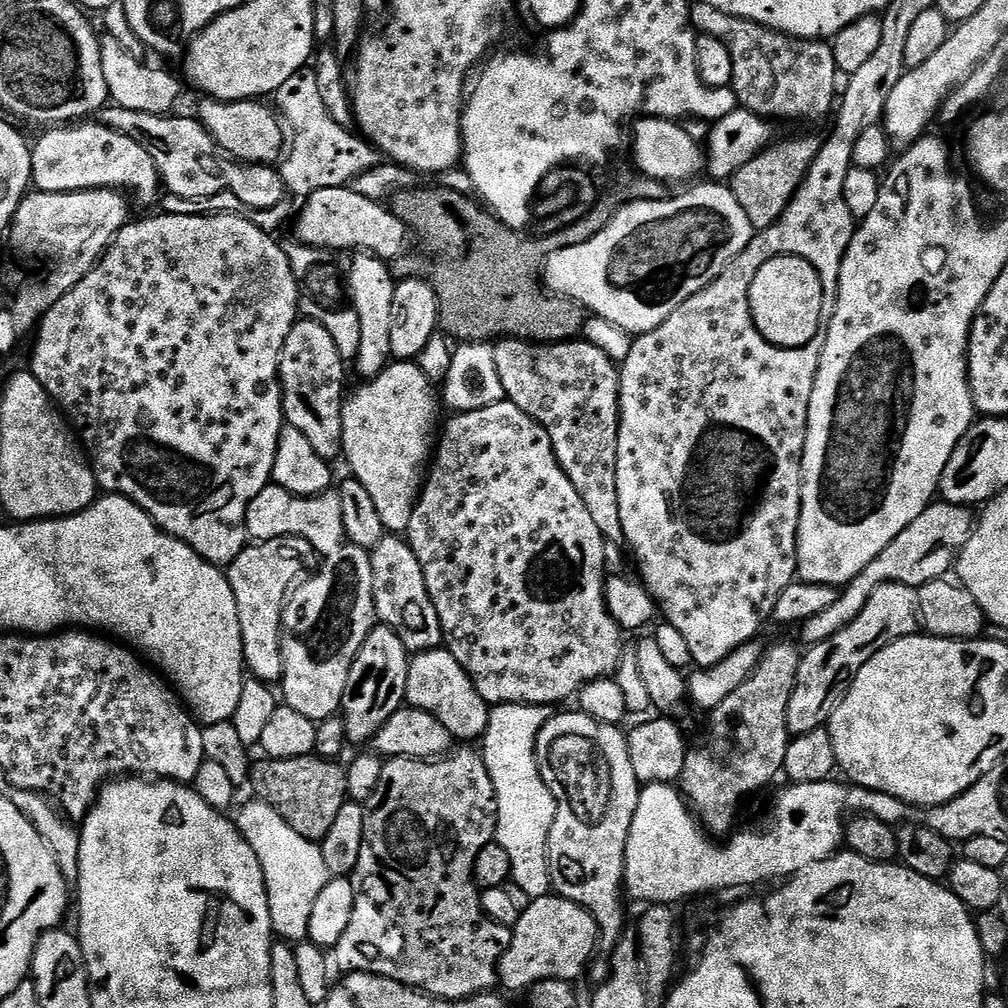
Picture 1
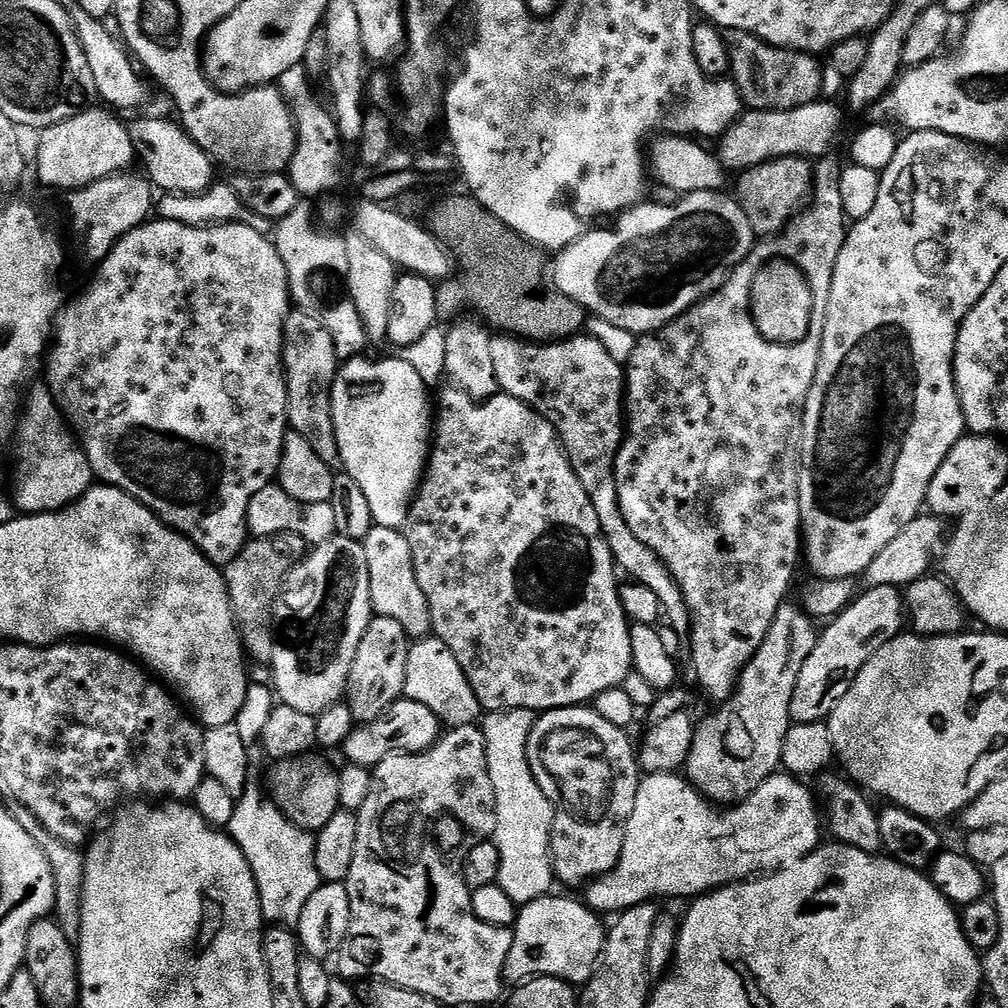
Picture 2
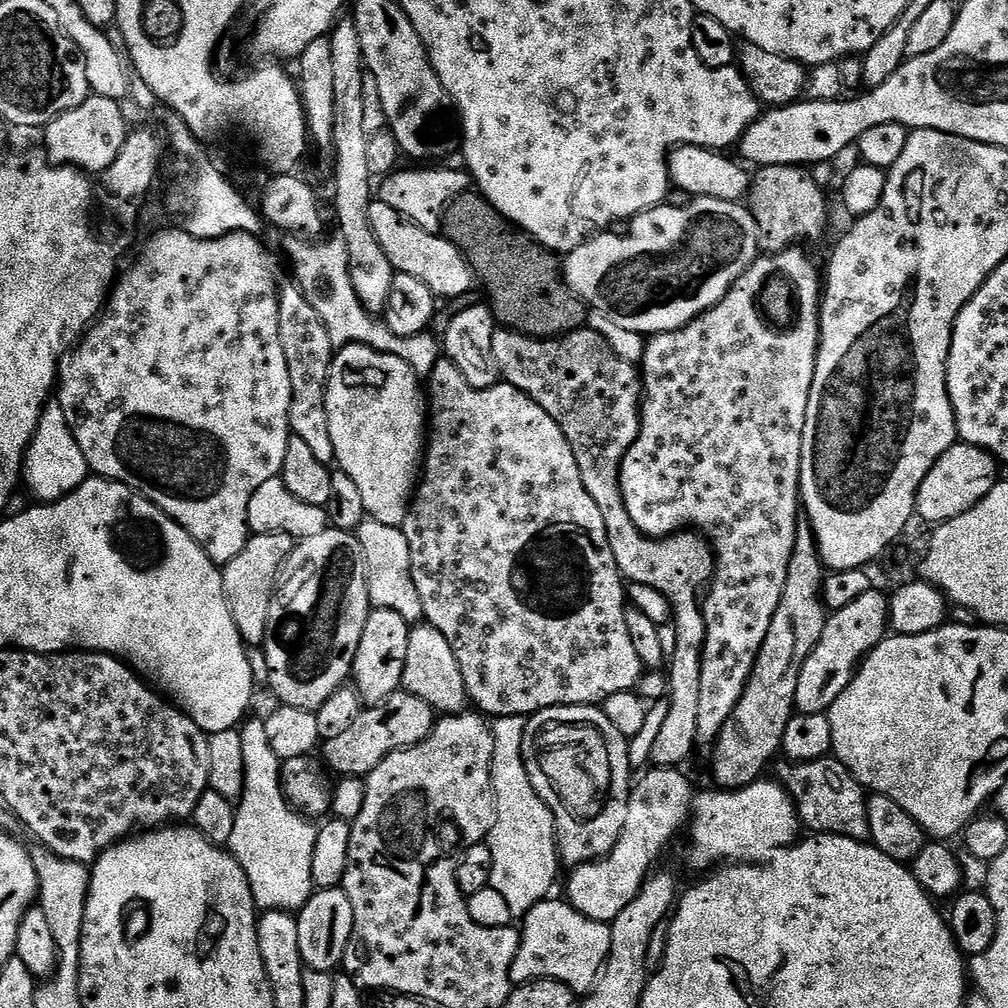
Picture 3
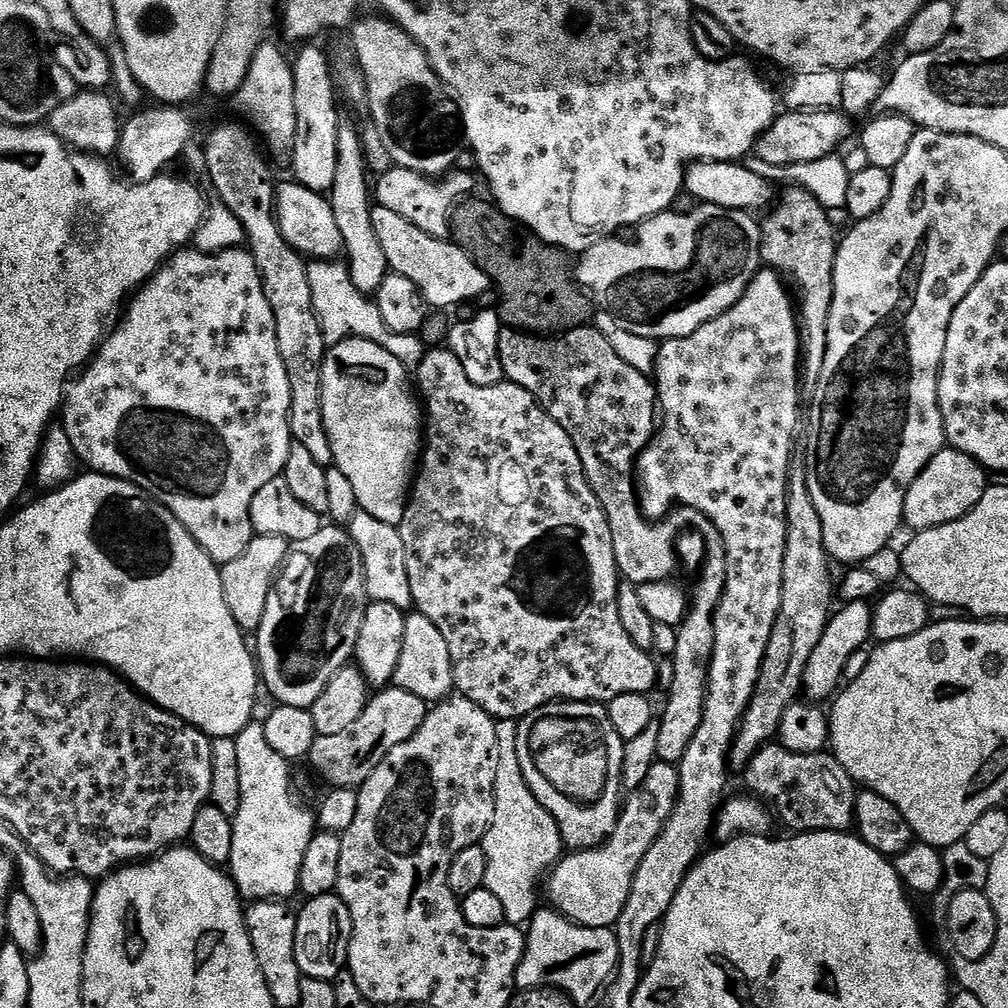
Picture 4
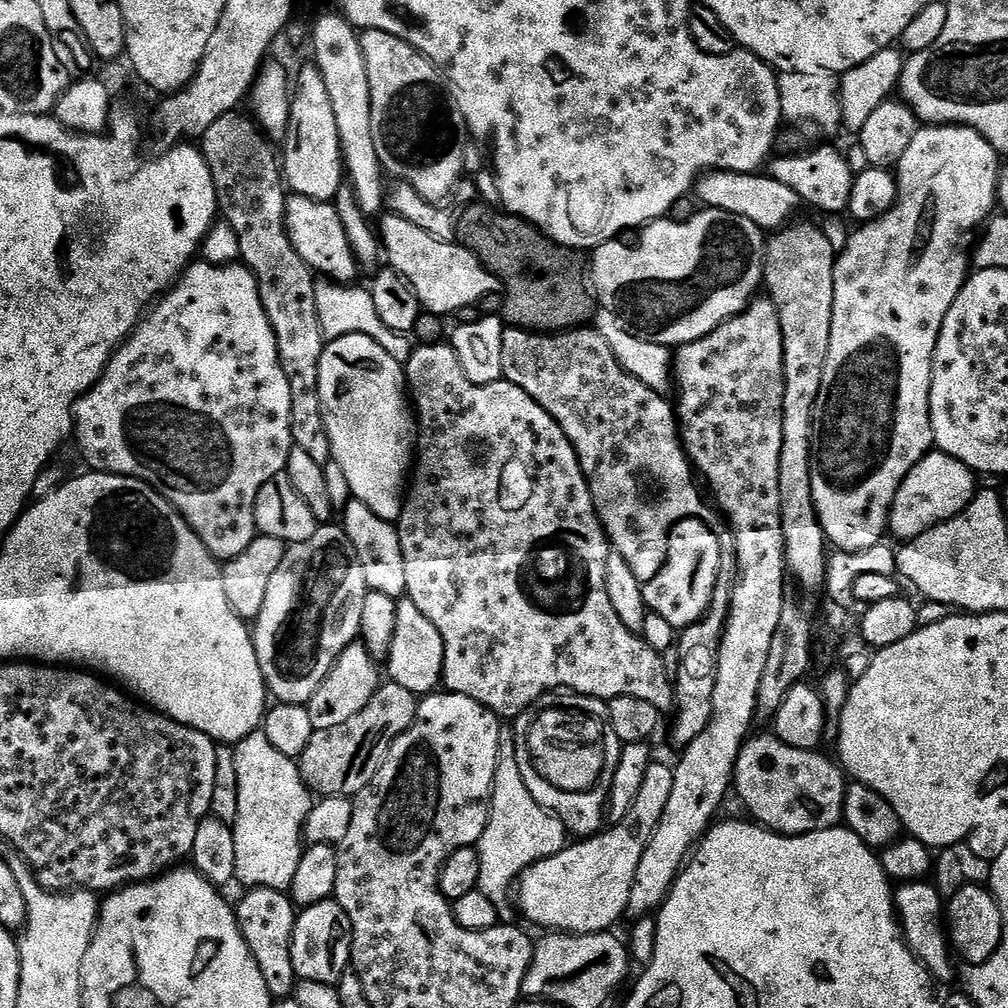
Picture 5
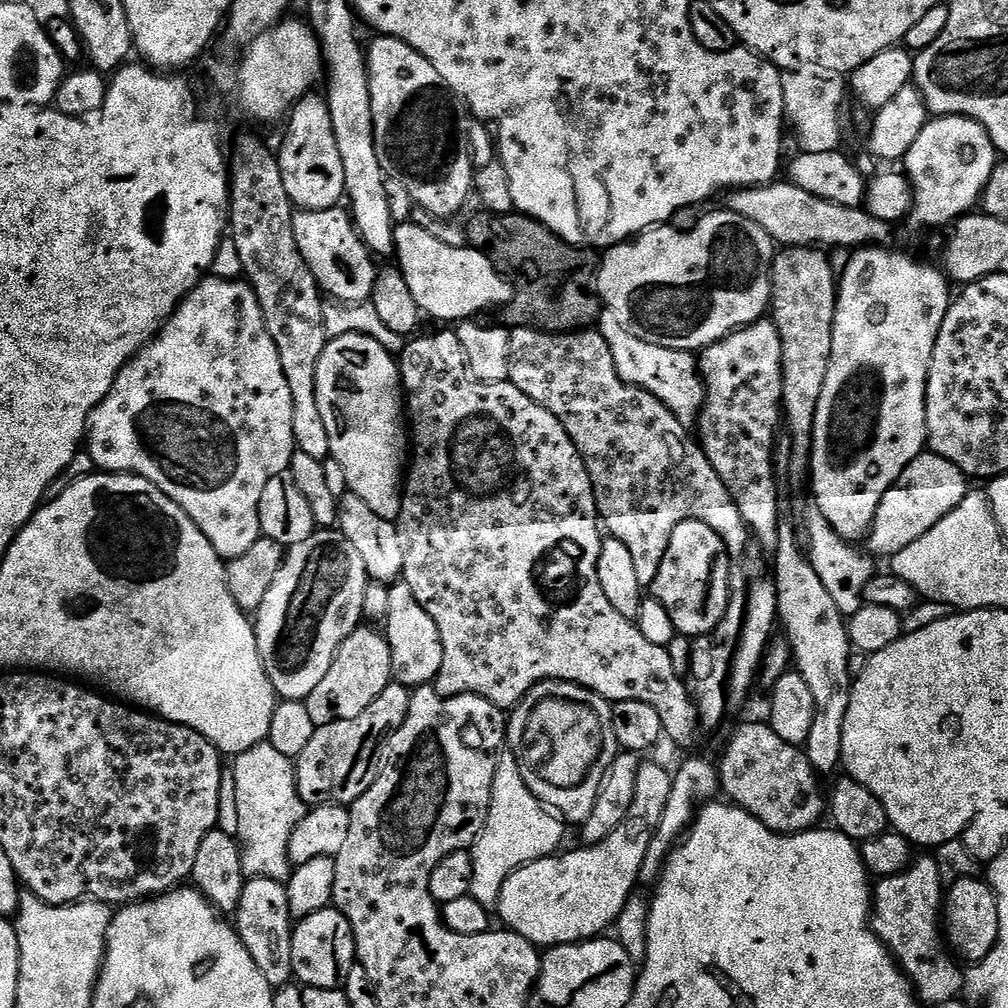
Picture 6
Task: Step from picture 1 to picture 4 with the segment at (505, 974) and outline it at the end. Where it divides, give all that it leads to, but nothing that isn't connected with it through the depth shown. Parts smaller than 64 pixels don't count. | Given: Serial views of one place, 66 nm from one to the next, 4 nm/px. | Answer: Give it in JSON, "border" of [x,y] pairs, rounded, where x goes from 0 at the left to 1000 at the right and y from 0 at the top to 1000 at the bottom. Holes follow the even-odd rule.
{"border":[[[551,903],[533,904],[522,921],[520,945],[512,967],[513,981],[550,980],[559,984],[571,998],[586,997],[598,985],[613,958],[613,931],[607,921],[582,921],[570,917]]]}

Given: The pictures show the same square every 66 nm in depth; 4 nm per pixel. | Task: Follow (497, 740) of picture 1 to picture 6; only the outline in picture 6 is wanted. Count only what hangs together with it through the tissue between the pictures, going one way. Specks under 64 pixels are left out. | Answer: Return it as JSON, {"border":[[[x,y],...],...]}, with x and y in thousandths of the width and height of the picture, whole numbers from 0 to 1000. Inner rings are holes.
{"border":[[[507,744],[497,745],[492,750],[484,811],[480,821],[472,831],[472,836],[466,842],[468,846],[467,889],[480,901],[491,902],[495,898],[496,884],[502,870],[526,855],[549,848],[560,833],[559,820],[561,821],[561,818],[557,811],[545,805],[524,783],[518,772],[518,764],[514,764],[514,756]]]}

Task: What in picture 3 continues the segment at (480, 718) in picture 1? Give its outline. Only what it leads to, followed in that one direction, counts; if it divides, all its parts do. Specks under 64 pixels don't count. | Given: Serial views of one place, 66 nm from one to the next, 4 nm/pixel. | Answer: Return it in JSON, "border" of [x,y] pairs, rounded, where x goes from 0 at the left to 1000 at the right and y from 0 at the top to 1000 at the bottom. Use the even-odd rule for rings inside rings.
{"border":[[[424,617],[409,623],[399,683],[400,686],[419,692],[419,696],[437,708],[461,705],[465,697],[464,686],[458,677],[458,665],[454,665],[454,653],[450,653],[446,637],[442,637],[442,633],[438,633],[438,629],[435,629],[435,625],[428,623]]]}

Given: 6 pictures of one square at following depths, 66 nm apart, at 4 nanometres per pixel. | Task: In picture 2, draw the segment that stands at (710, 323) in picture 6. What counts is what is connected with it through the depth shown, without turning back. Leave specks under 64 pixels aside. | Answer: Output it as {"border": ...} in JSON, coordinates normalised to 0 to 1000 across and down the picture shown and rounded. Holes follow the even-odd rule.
{"border":[[[717,189],[712,190],[684,190],[673,200],[671,204],[657,204],[646,200],[636,200],[630,206],[624,206],[614,211],[610,219],[611,226],[599,226],[596,230],[582,230],[576,233],[575,237],[564,242],[563,246],[555,251],[552,258],[552,267],[547,267],[546,274],[550,279],[550,285],[553,290],[559,294],[564,294],[569,300],[573,300],[588,313],[601,315],[601,319],[609,319],[609,323],[617,323],[617,327],[625,327],[632,331],[642,331],[652,329],[663,321],[669,315],[673,315],[682,306],[688,306],[689,302],[694,301],[699,294],[704,294],[711,290],[718,281],[722,279],[723,272],[745,252],[748,245],[748,231],[740,212],[735,208],[733,202],[725,193],[718,194]]]}

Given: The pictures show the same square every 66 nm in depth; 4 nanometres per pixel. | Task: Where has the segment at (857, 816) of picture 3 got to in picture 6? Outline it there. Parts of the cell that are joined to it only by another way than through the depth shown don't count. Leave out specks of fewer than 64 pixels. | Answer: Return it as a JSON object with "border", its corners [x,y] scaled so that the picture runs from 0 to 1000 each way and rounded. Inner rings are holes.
{"border":[[[738,718],[722,734],[712,753],[714,782],[731,802],[739,802],[765,825],[789,827],[809,822],[819,810],[819,790],[813,787],[814,771],[789,738],[776,736],[766,719]]]}

